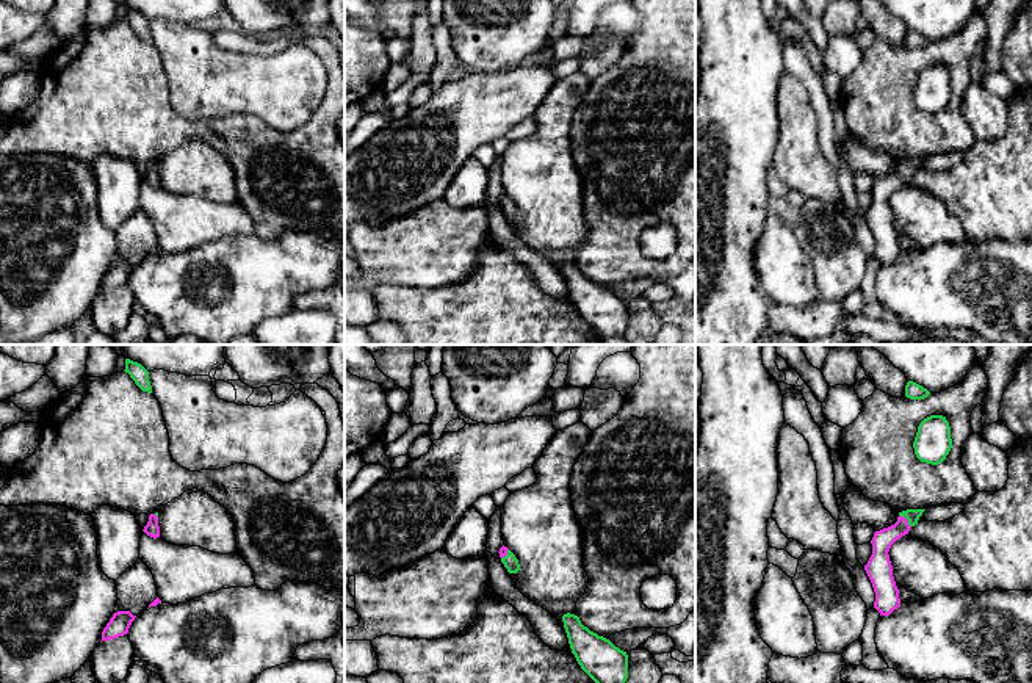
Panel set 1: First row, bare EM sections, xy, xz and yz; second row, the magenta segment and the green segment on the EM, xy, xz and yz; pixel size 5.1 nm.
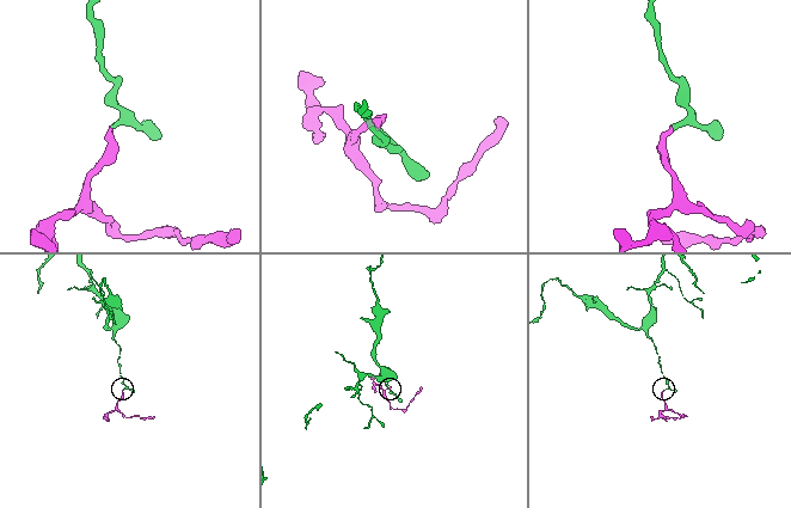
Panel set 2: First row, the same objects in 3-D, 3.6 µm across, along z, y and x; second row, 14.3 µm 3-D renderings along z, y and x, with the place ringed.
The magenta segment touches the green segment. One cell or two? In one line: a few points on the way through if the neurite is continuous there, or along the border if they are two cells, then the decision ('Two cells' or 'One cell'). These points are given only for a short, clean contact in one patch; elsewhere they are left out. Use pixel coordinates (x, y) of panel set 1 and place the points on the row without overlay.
Path across: yz (882, 190), (907, 169), (912, 165). One cell

